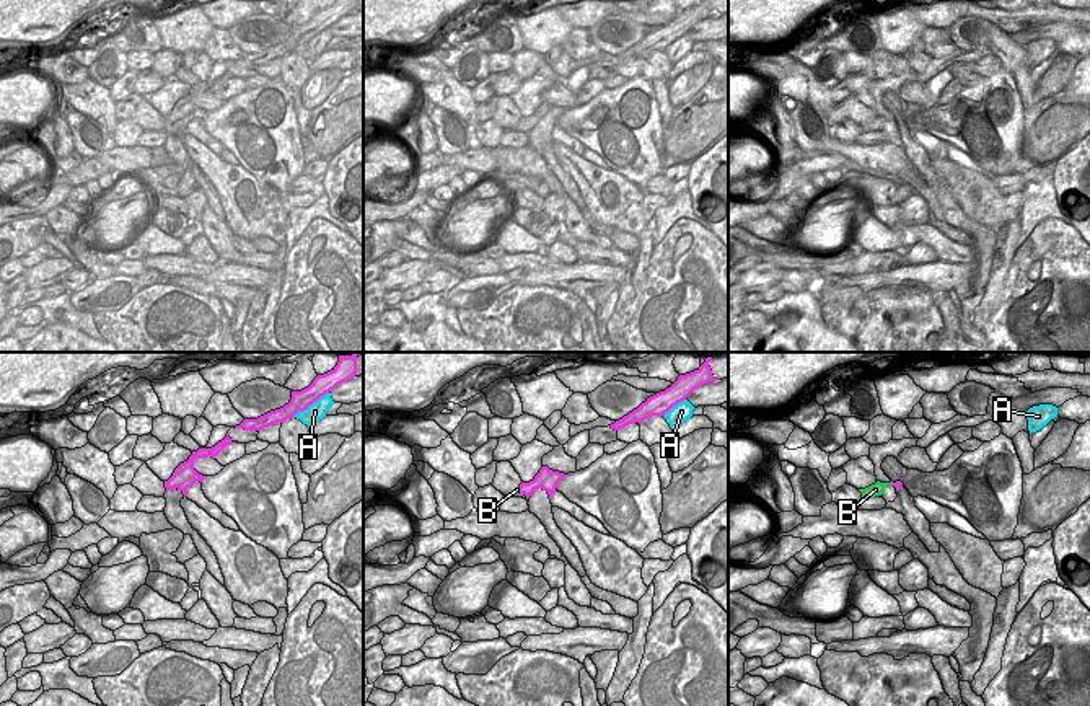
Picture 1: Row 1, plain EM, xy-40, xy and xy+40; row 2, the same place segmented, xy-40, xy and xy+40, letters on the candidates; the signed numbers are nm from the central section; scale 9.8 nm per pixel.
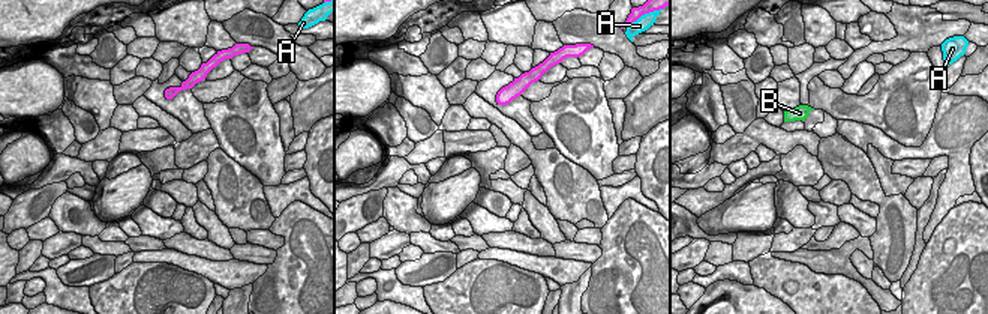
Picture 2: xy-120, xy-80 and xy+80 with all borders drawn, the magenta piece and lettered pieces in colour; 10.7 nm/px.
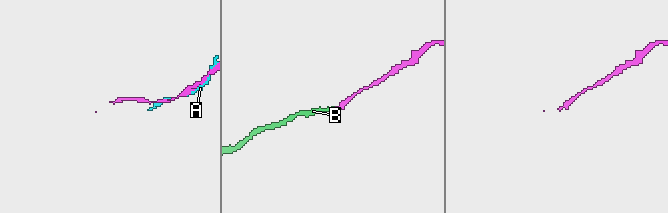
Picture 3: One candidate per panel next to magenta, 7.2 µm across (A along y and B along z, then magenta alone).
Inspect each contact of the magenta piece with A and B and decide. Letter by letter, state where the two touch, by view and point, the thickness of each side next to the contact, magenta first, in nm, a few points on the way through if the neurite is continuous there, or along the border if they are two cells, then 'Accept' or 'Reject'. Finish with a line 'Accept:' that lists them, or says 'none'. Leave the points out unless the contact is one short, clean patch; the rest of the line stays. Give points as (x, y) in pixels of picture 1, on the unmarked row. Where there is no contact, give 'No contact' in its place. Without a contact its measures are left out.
A: Touches magenta at xy-40 (310, 38). Thickness 190 nm (magenta) against 170 nm. Reject
B: Touches magenta at xy+40 (890, 119). Thickness 70 nm (magenta) against 130 nm. Accept
Accept: B

